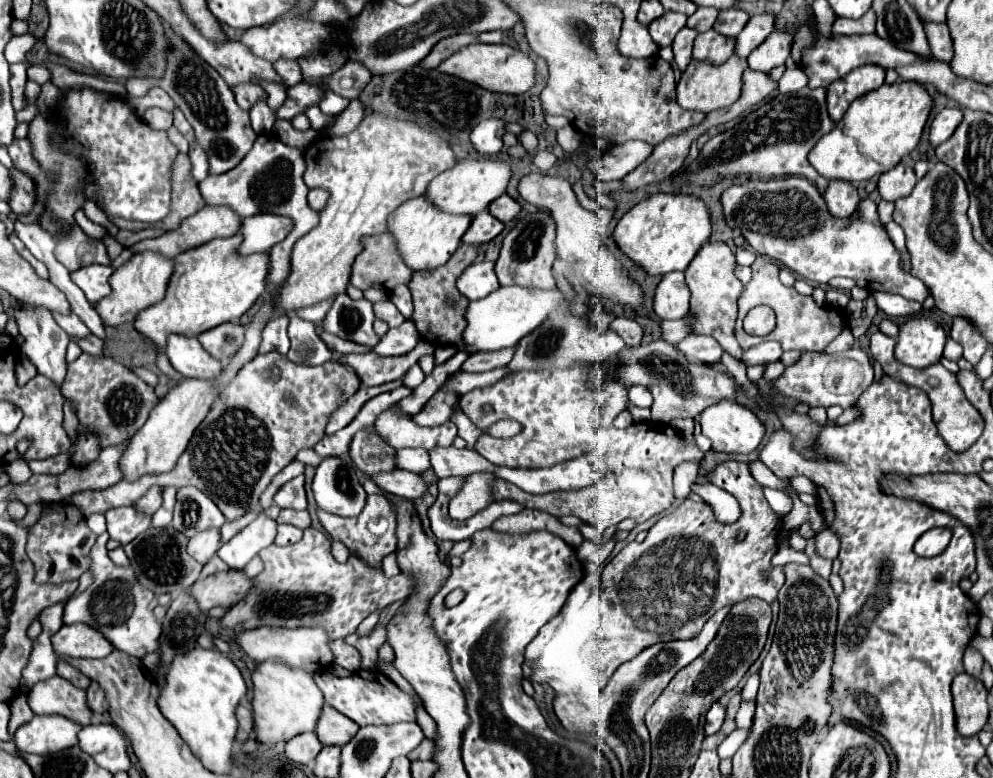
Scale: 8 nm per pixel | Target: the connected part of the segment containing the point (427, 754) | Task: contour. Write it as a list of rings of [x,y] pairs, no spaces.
[[[424,737],[422,743],[420,743],[416,749],[412,749],[412,751],[408,753],[408,759],[410,759],[410,761],[416,761],[416,759],[430,759],[432,753],[434,753],[434,741],[430,741],[430,739]]]

